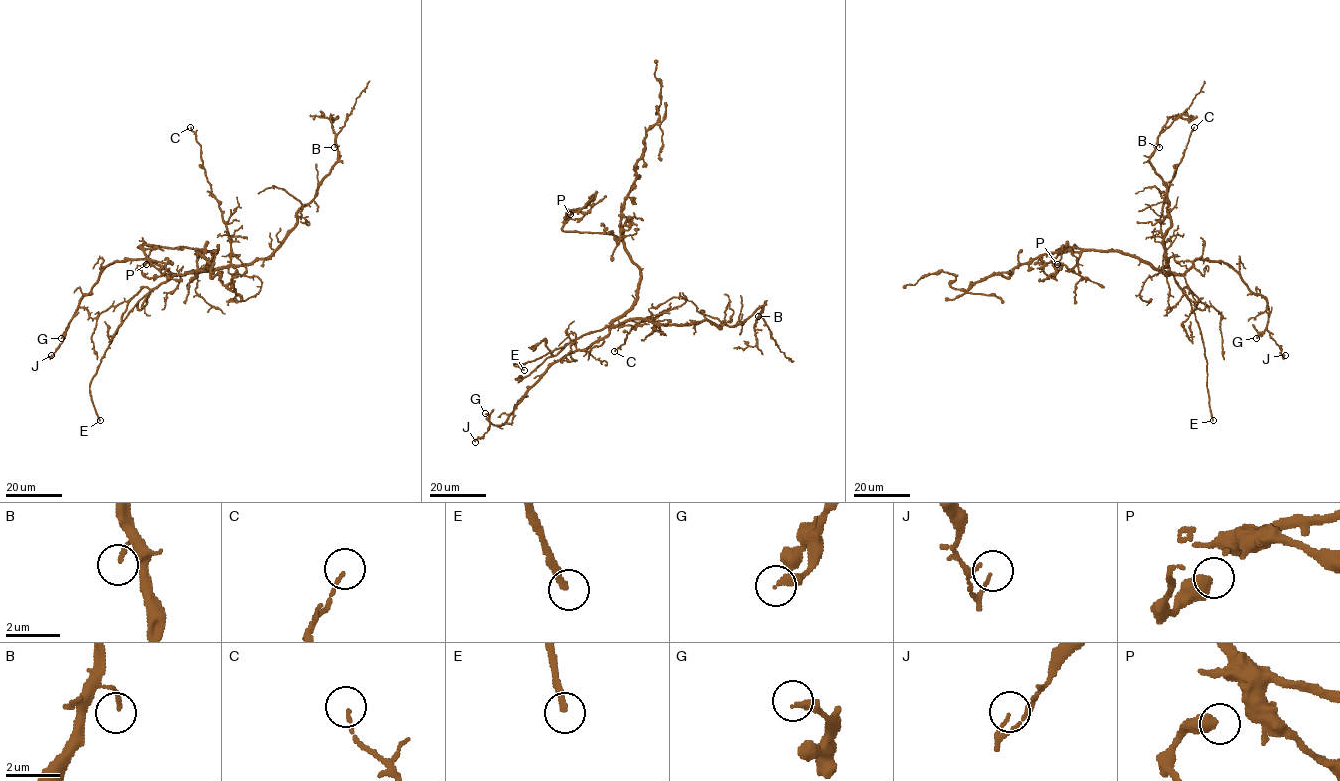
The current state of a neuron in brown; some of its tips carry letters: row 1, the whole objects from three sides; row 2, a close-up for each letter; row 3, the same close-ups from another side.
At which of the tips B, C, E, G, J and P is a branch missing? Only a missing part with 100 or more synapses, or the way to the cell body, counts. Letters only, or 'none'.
E

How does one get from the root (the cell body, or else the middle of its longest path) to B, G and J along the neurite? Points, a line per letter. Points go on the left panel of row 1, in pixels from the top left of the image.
B: (193, 272), (265, 259), (294, 226), (298, 211), (314, 197), (318, 184), (338, 160), (334, 147)
G: (193, 272), (173, 274), (146, 259), (110, 263), (91, 290), (80, 300), (61, 338)
J: (193, 272), (173, 274), (146, 259), (110, 263), (91, 290), (80, 300), (63, 341), (51, 355)

